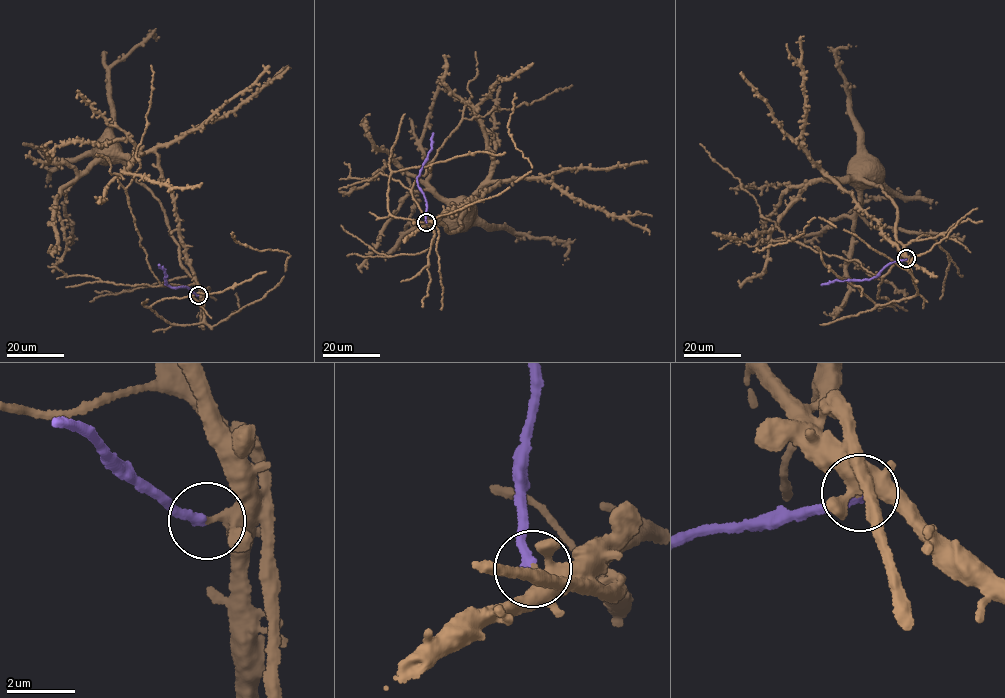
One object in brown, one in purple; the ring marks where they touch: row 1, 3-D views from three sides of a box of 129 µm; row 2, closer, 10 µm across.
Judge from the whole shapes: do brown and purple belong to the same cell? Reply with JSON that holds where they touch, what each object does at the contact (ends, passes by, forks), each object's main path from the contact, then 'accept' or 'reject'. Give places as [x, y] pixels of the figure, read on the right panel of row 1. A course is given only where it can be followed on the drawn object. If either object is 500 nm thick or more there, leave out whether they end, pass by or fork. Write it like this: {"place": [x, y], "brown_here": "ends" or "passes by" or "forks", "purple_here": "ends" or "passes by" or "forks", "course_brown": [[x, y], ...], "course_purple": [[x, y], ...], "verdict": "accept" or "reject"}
{"place": [906, 258], "brown_here": "passes by", "purple_here": "ends", "course_brown": [[906, 258], [896, 237], [896, 205], [881, 186], [865, 182], [854, 174]], "course_purple": [[906, 258], [888, 263], [870, 279], [835, 280], [821, 285]], "verdict": "reject"}

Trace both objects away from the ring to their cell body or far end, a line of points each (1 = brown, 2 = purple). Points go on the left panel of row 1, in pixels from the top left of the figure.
1: (198, 295), (201, 292), (197, 282), (182, 265), (179, 244), (170, 233), (161, 203), (133, 176), (121, 152)
2: (198, 295), (186, 286), (174, 288), (165, 284), (164, 270), (159, 265)

